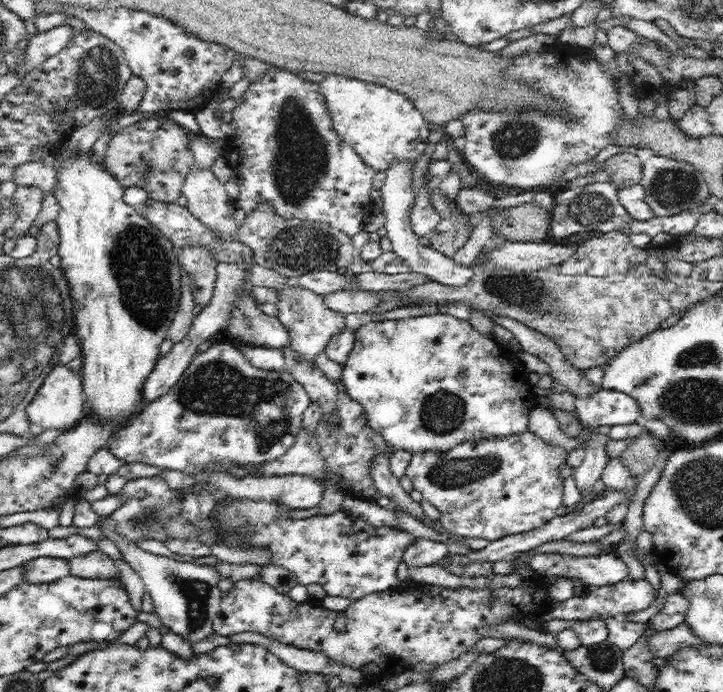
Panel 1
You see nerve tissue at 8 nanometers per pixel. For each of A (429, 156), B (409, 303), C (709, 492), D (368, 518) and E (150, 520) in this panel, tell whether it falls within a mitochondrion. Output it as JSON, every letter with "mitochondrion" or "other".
{"A":"other","B":"other","C":"mitochondrion","D":"other","E":"mitochondrion"}

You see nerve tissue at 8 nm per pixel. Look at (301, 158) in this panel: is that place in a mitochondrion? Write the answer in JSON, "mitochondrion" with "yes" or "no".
{"mitochondrion":"yes"}

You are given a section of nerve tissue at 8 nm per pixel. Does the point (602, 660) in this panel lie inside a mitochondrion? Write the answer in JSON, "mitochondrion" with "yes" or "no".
{"mitochondrion":"yes"}

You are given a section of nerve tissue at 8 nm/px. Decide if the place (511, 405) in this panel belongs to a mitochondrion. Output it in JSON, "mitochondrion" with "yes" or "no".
{"mitochondrion":"no"}

